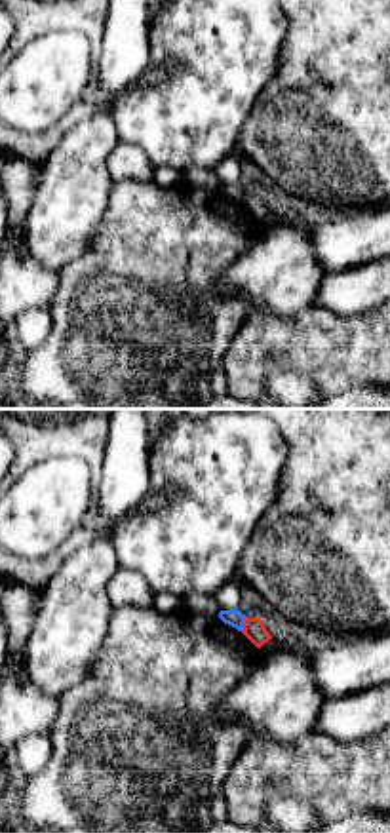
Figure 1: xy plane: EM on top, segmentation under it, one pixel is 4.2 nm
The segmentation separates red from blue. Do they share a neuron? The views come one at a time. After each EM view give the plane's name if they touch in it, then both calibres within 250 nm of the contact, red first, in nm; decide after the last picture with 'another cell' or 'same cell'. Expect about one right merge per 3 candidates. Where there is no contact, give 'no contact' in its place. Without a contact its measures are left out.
contact in xy; calibres 90 and 70 nm

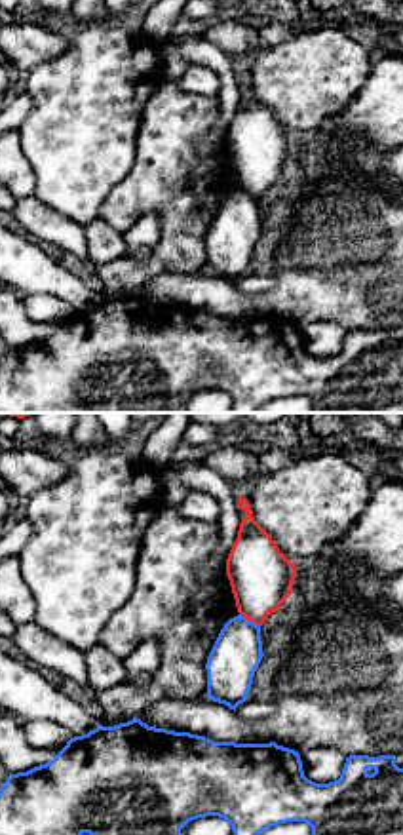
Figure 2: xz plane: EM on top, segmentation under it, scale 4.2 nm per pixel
contact in xz; calibres 260 and 220 nm

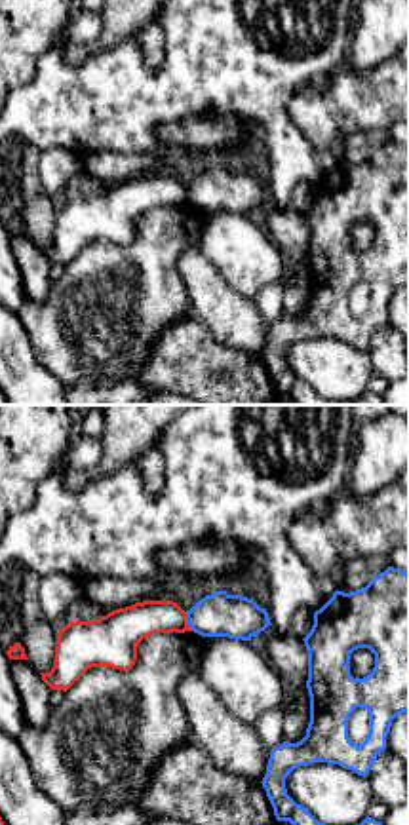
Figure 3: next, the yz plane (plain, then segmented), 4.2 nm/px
contact in yz; calibres 160 and 190 nm

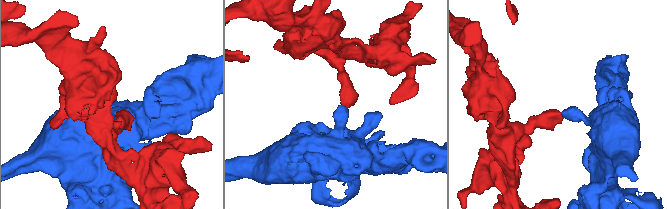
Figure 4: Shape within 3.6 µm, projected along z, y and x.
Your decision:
another cell

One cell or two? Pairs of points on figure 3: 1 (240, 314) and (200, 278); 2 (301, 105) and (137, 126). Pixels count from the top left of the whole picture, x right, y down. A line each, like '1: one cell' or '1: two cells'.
1: one cell
2: two cells

